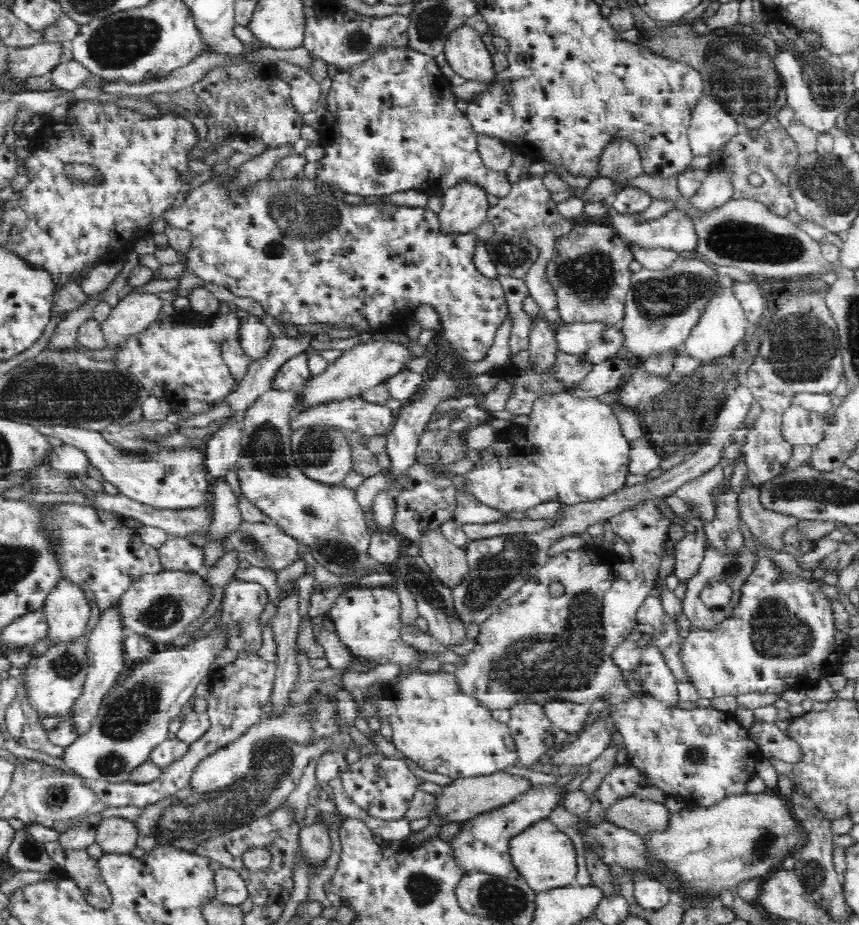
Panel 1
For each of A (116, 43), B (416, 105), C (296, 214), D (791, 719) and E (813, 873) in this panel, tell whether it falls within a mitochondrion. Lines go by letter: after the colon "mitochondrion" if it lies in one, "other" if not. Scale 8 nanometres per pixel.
A: mitochondrion
B: other
C: mitochondrion
D: other
E: mitochondrion

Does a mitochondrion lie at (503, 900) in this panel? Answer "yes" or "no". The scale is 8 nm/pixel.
yes

